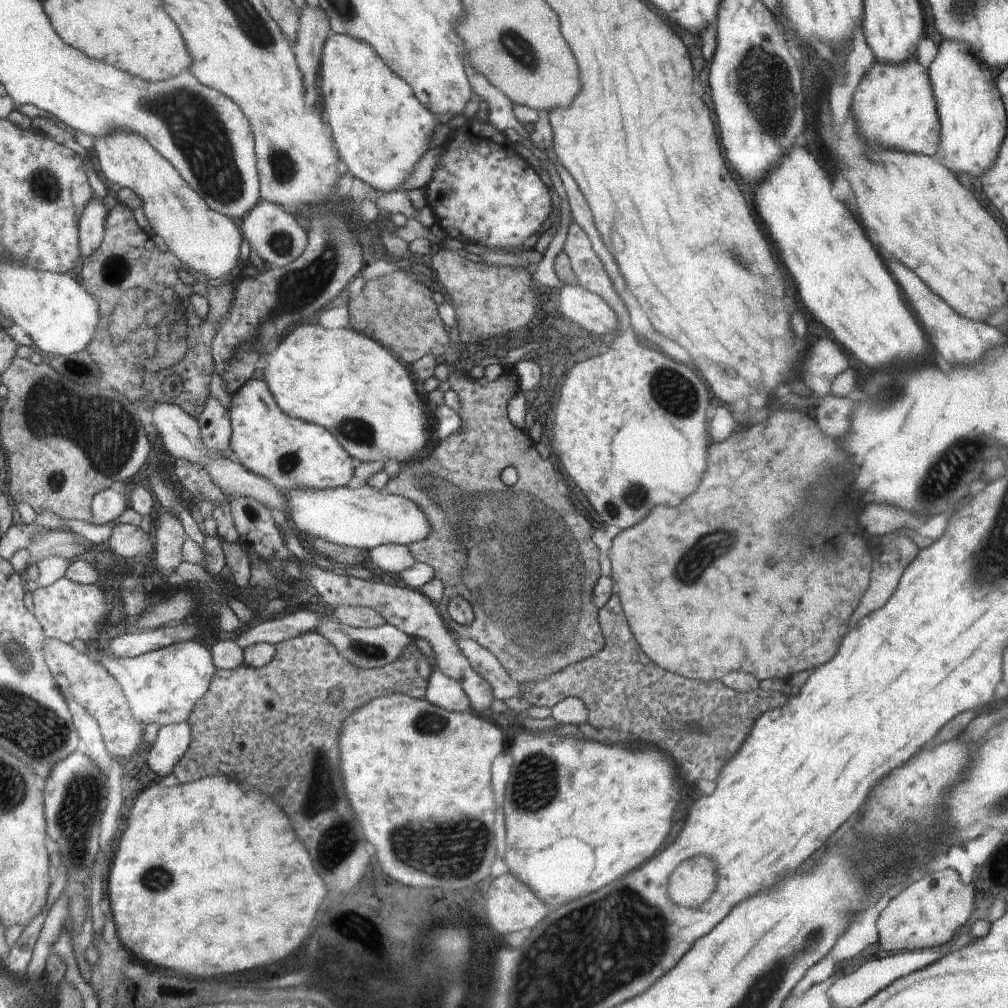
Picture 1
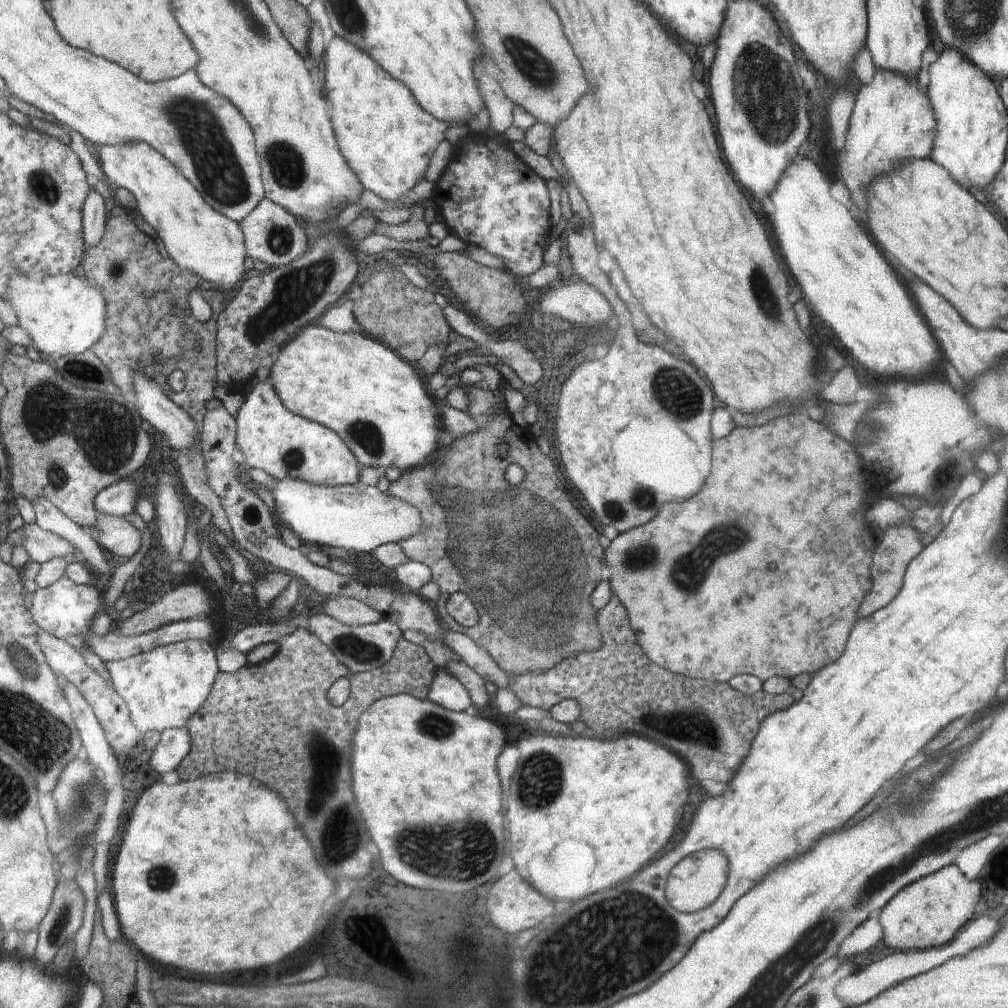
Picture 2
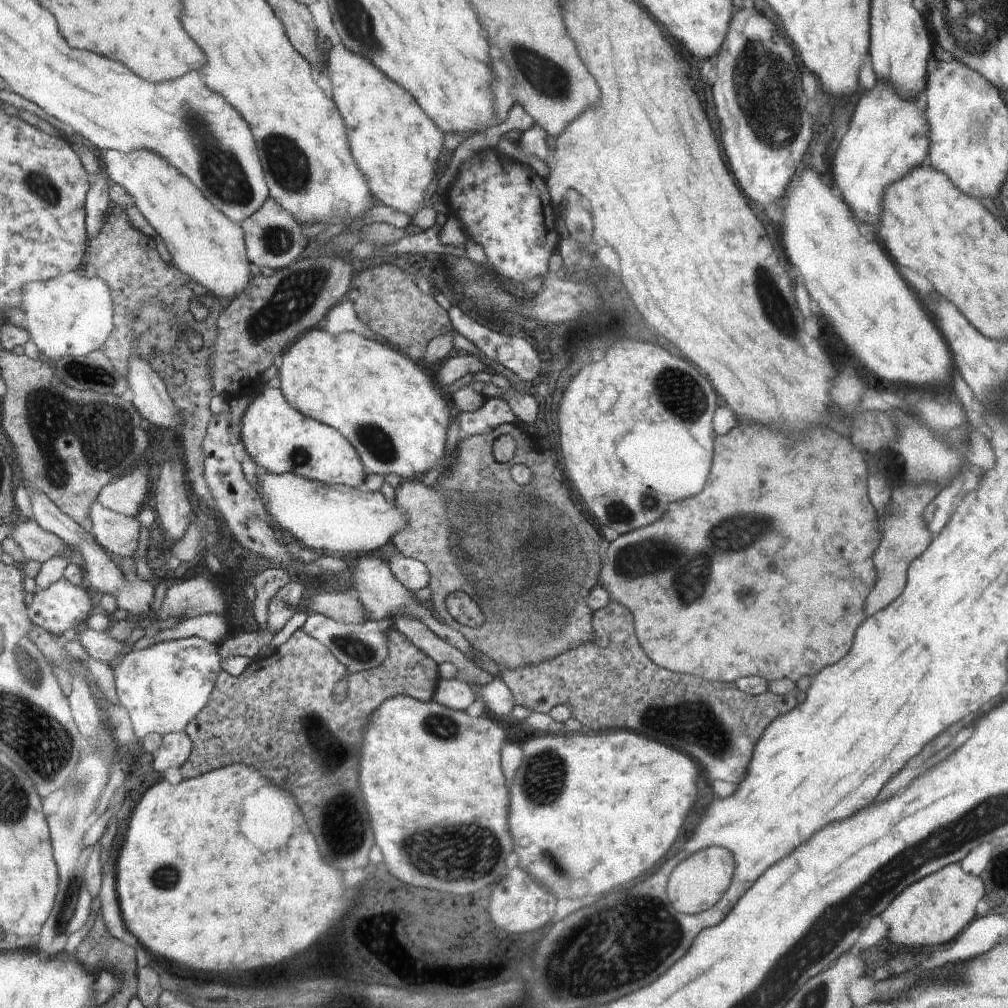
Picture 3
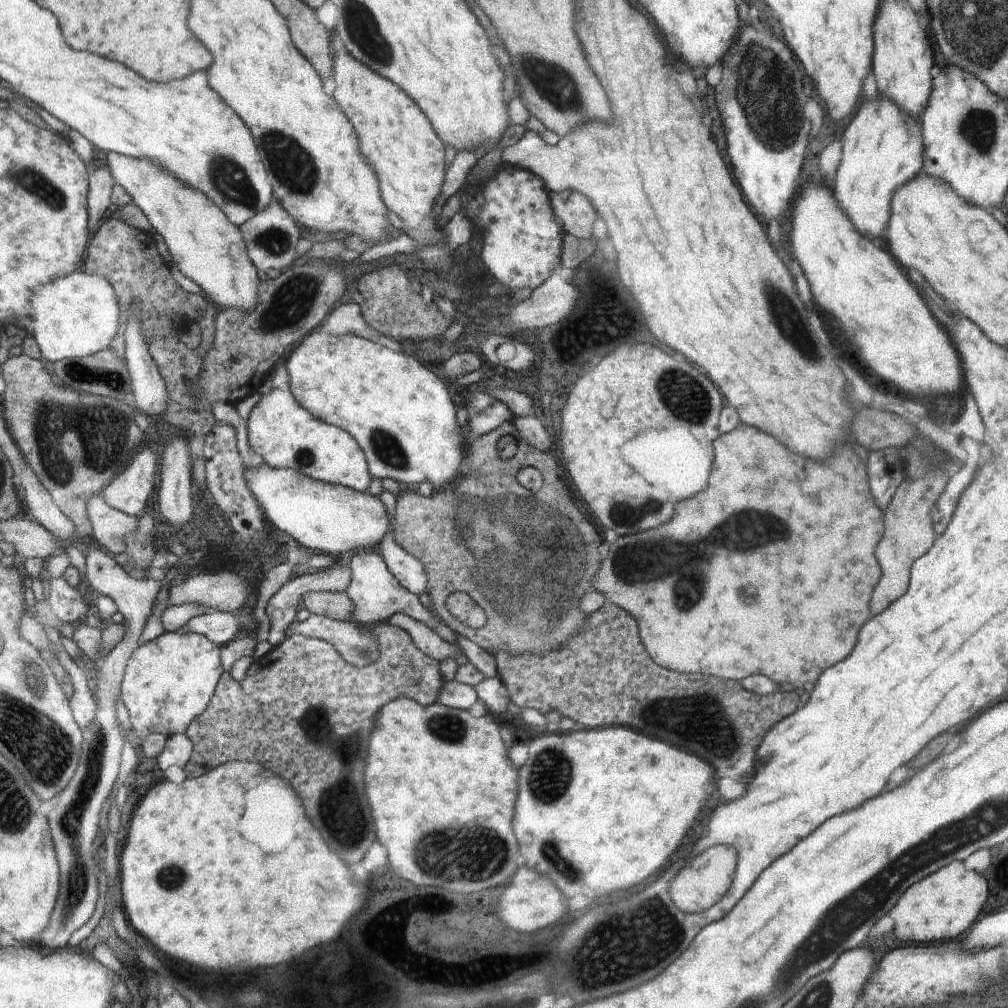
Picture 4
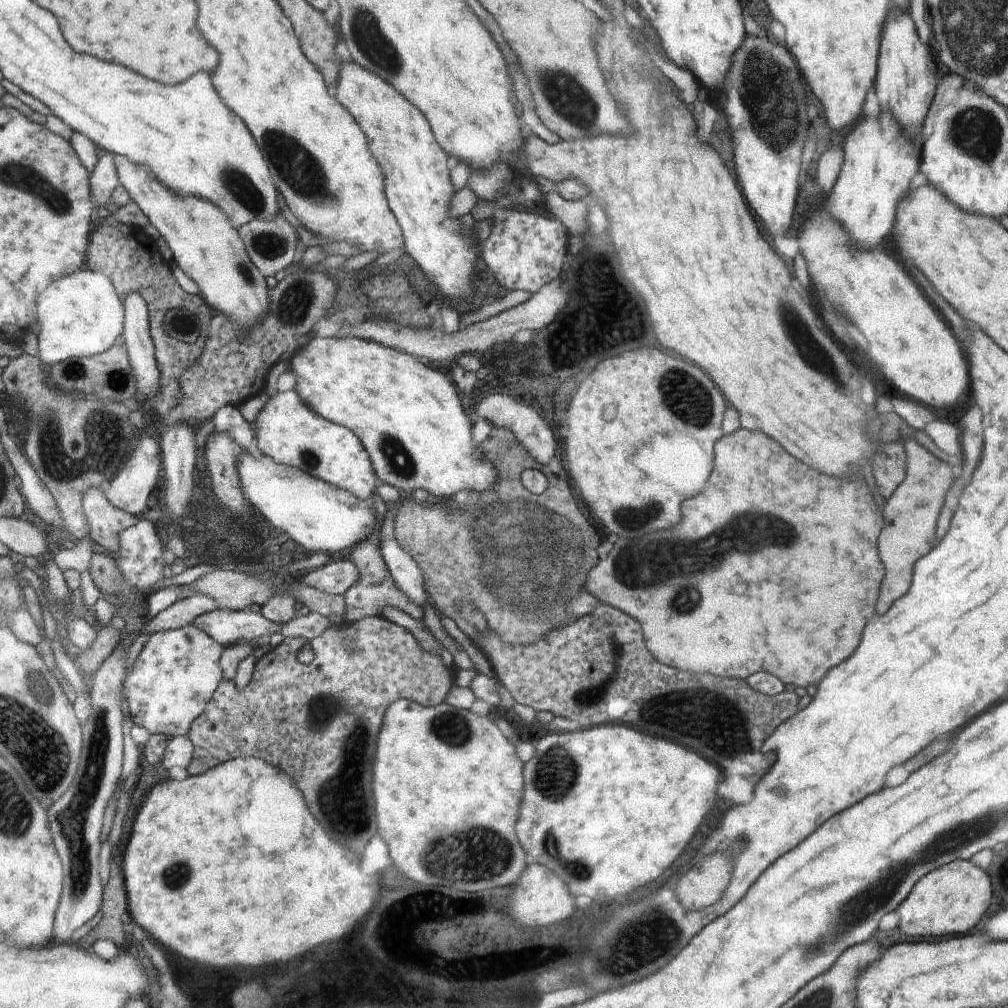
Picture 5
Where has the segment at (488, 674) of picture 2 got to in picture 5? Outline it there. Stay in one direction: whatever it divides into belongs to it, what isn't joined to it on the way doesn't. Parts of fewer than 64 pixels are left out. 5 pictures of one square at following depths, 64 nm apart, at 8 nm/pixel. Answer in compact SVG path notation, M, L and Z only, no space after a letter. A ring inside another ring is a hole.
M379 530L372 533L367 539L356 544L354 551L349 558L359 570L358 580L343 594L345 598L344 623L350 624L358 622L366 617L383 617L382 611L386 607L394 607L401 611L406 611L412 618L422 620L424 611L416 603L413 603L396 586L385 560L380 552Z

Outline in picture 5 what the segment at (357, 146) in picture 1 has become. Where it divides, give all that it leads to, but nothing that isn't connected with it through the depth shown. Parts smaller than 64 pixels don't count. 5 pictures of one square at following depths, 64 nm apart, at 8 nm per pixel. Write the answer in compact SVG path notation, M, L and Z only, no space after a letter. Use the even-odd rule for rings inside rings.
M354 61L342 62L335 95L336 100L339 100L344 108L348 108L347 111L357 120L367 140L370 141L372 152L382 165L386 176L386 198L392 200L392 212L396 212L396 220L400 220L400 228L404 228L402 230L403 242L406 243L404 252L412 256L423 271L426 270L426 274L434 280L445 296L458 296L458 298L466 296L470 292L468 278L472 272L476 252L470 238L460 234L458 219L448 218L448 202L454 194L448 156L444 154L443 147L436 140L430 121L392 84Z

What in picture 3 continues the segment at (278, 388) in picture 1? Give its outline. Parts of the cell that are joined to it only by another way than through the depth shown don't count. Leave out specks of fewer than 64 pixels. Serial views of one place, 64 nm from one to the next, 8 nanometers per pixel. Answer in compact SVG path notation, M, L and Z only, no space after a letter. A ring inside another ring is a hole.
M310 330L300 336L296 344L291 348L286 355L283 356L282 366L276 374L280 374L280 389L283 390L296 409L299 409L307 417L313 420L318 420L322 424L330 425L331 428L338 429L344 436L352 442L352 445L359 450L360 457L363 458L364 468L369 474L380 474L384 476L396 475L401 481L405 480L419 480L424 475L440 462L444 450L444 432L450 424L450 408L448 404L440 398L440 392L434 388L432 380L428 378L428 374L424 370L420 370L416 364L418 361L412 358L406 358L404 354L400 354L397 350L392 350L392 347L384 346L380 342L368 340L354 332L342 332L342 334L332 335L324 330Z

